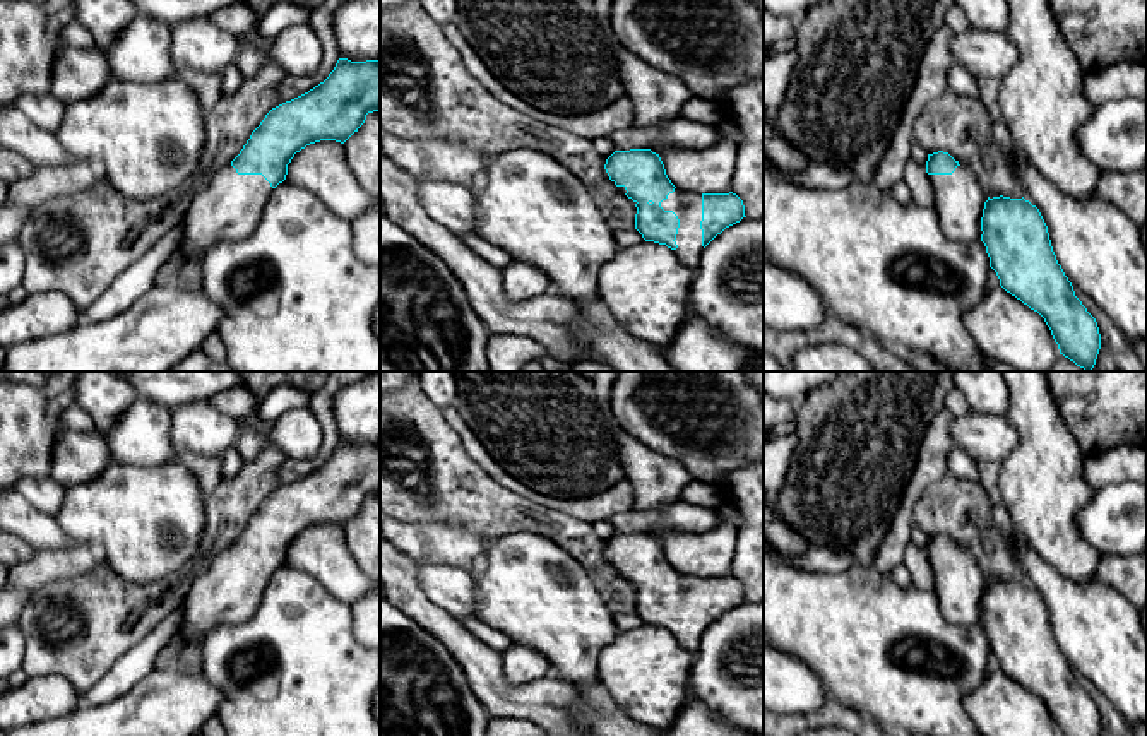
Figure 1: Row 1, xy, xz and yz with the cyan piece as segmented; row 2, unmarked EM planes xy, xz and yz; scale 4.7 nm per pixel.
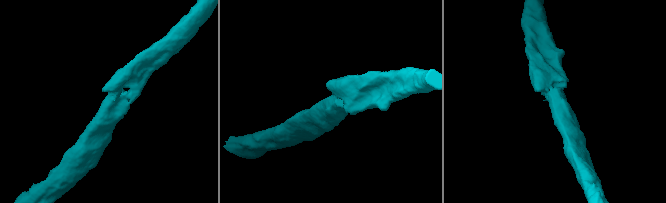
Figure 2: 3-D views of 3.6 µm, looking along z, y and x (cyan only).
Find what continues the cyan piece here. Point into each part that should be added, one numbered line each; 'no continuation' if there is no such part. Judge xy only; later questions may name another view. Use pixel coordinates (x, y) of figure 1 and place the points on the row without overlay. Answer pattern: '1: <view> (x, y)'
1: xy (228, 591)

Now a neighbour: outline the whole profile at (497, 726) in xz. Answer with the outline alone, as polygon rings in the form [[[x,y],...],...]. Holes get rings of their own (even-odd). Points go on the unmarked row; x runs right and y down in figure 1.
[[[490,717],[486,726],[486,736],[548,736],[548,733],[538,726],[529,726],[515,717]]]

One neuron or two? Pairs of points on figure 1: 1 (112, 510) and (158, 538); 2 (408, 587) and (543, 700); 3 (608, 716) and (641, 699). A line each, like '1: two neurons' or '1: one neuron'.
1: one neuron
2: one neuron
3: two neurons

